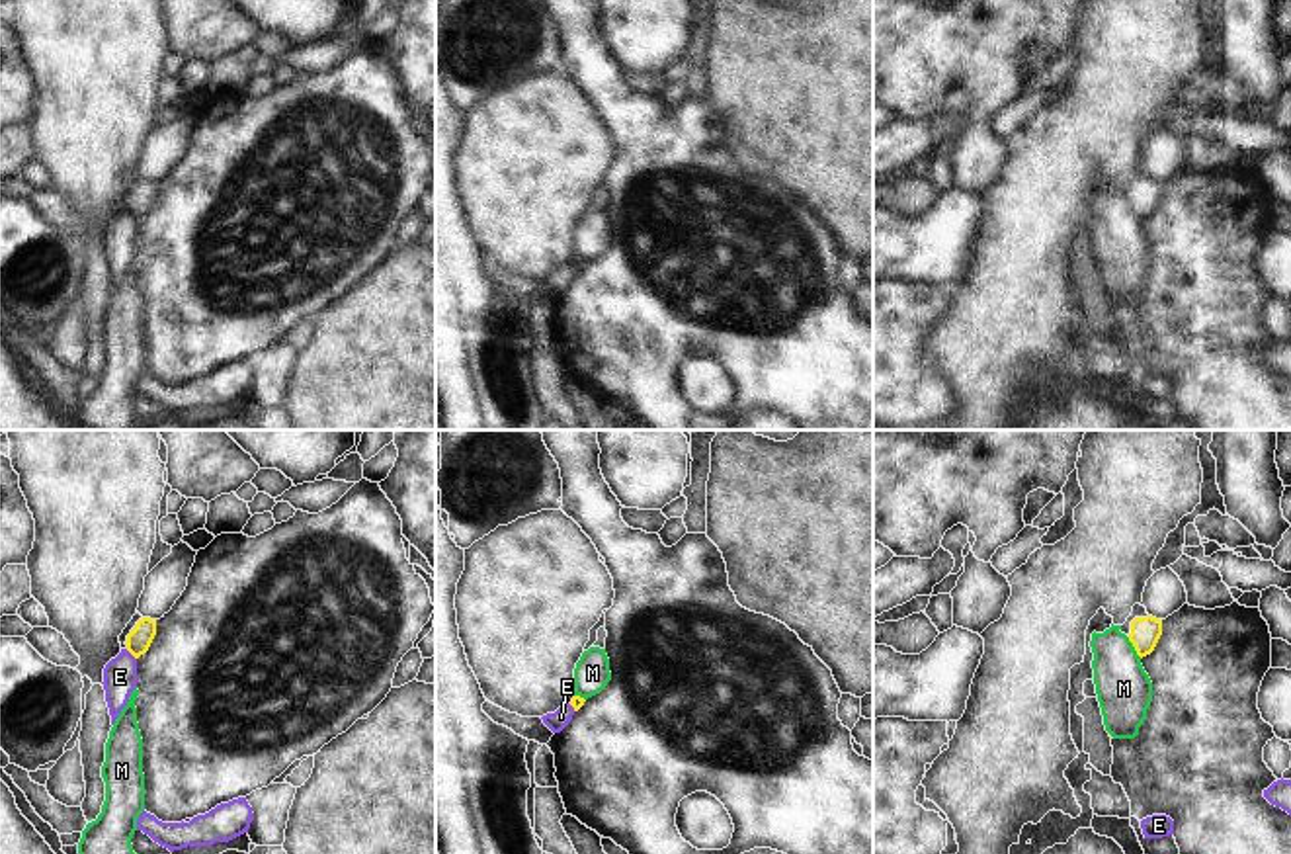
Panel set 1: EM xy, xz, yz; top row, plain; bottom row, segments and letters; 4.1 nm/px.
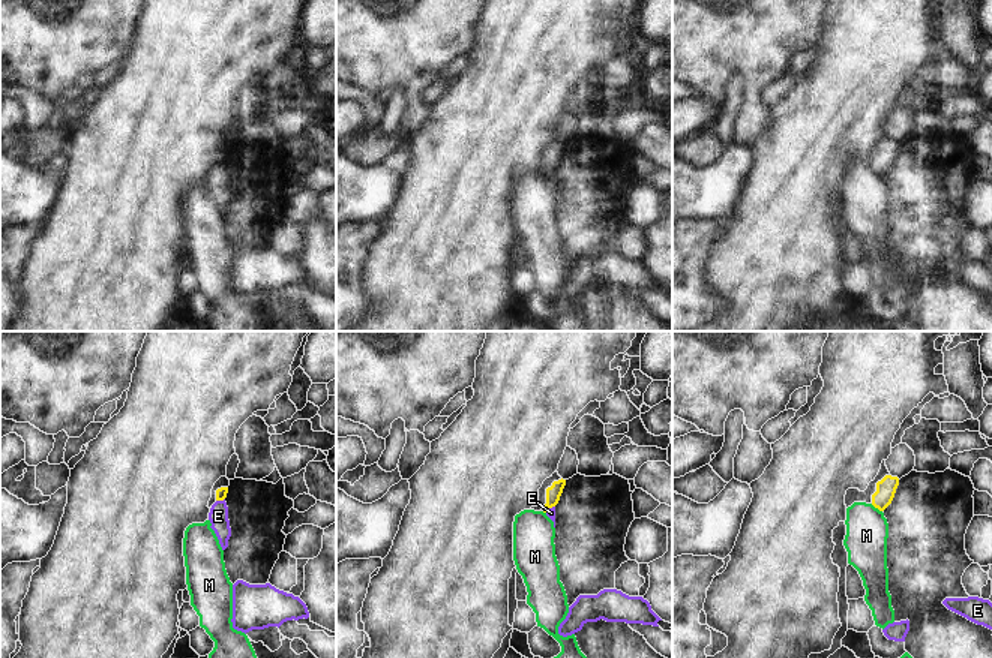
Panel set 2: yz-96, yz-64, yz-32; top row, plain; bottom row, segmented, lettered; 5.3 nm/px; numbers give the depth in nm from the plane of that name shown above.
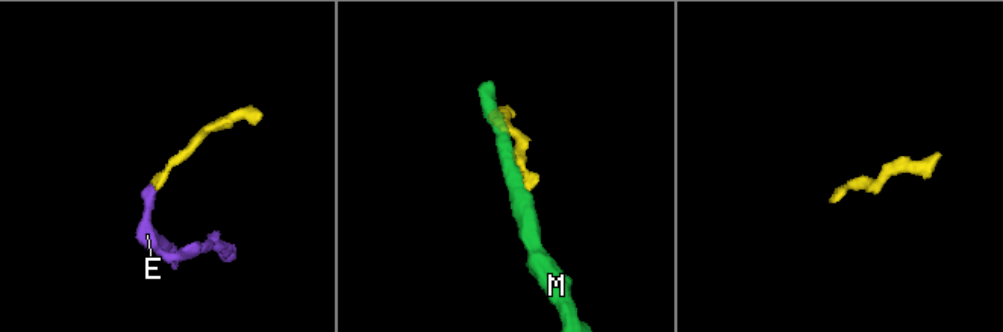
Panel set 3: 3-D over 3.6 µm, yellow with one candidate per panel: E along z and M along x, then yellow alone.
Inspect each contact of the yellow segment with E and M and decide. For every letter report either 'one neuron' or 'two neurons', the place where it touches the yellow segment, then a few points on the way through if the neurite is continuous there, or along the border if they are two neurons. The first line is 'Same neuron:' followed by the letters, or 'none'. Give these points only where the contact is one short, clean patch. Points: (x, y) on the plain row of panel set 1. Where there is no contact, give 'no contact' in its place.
Same neuron: none
E: two neurons; contact xy (131, 215); border xy (125, 212), (135, 221)
M: two neurons; contact yz (1133, 208); border yz (1127, 200), (1141, 219)

